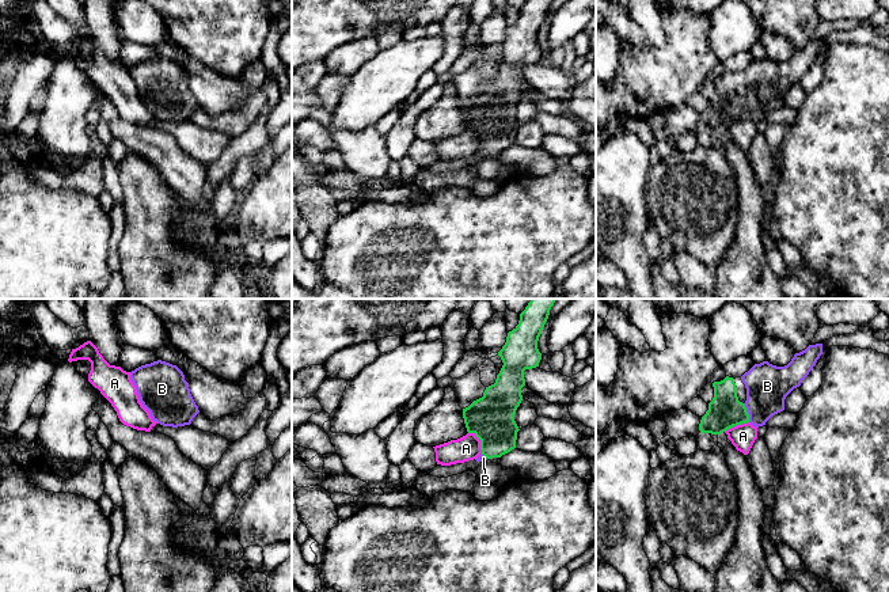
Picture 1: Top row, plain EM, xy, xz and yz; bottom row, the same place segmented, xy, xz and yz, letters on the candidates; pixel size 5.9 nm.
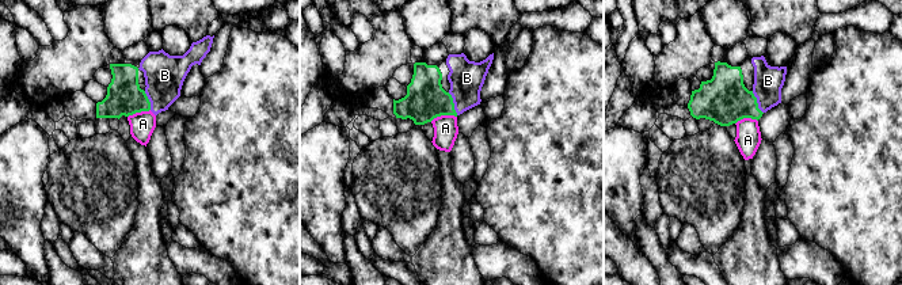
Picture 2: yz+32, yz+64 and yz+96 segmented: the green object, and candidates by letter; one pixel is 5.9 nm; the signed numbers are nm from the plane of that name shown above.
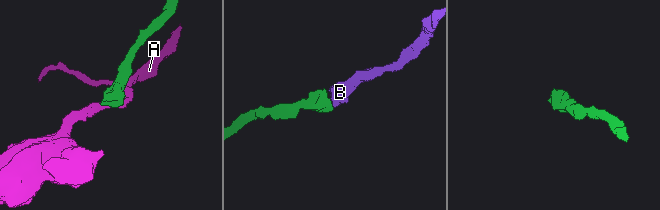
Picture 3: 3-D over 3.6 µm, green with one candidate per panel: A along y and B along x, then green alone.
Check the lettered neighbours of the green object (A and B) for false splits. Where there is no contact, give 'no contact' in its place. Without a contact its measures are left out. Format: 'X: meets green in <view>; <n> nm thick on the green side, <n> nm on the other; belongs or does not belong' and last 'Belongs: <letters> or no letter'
A: meets green in xz; 280 nm thick on the green side, 150 nm on the other; does not belong
B: meets green in yz; 200 nm thick on the green side, 260 nm on the other; belongs
Belongs: B

